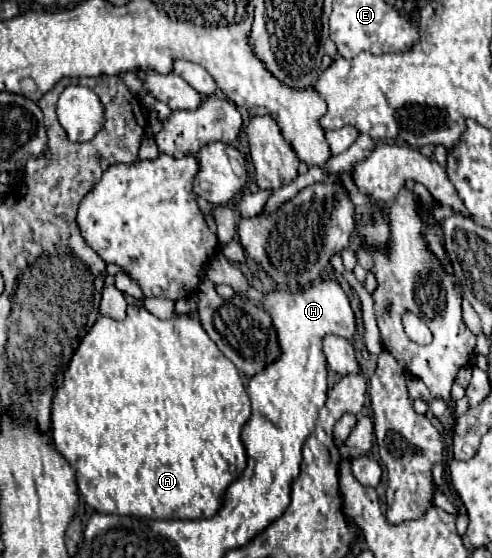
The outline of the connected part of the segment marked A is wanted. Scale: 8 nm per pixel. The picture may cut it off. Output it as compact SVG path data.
M128 306L126 320L112 320L100 316L90 332L84 336L80 346L76 348L66 372L64 384L58 388L54 396L52 408L52 442L56 450L70 462L76 472L78 490L88 506L102 514L118 514L118 516L140 516L140 518L158 518L158 520L198 520L212 518L220 506L228 484L240 476L246 468L246 452L240 438L244 422L250 418L250 400L246 388L240 380L238 370L208 338L206 330L192 316L172 316L170 320L160 320L152 316L144 306Z

